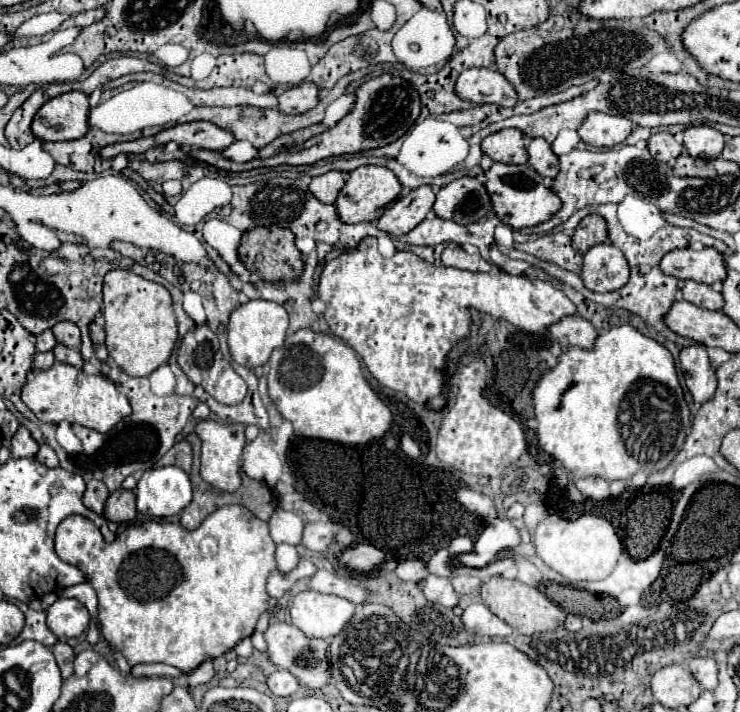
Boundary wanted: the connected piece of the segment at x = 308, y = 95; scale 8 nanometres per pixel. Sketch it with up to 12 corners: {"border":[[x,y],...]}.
{"border":[[313,83],[289,87],[279,95],[277,109],[297,115],[319,103]]}

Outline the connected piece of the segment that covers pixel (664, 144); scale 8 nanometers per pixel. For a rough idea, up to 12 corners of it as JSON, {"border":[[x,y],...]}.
{"border":[[671,133],[651,135],[647,149],[661,163],[683,153]]}

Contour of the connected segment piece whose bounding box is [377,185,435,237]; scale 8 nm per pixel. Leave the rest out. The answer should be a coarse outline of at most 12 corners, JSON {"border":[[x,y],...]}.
{"border":[[429,185],[387,207],[377,227],[401,237],[425,219],[435,201]]}

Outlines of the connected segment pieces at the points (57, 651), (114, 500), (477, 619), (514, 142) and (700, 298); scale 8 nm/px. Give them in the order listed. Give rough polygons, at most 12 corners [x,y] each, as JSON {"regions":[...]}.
{"regions":[[[65,641],[53,645],[53,655],[63,679],[73,675],[71,645]],[[117,489],[105,503],[105,517],[113,523],[133,521],[135,493]],[[485,603],[463,611],[465,631],[479,637],[501,637],[513,629]],[[523,133],[487,135],[481,149],[499,163],[527,163]],[[685,281],[681,295],[685,301],[719,311],[721,293],[709,285]]]}

